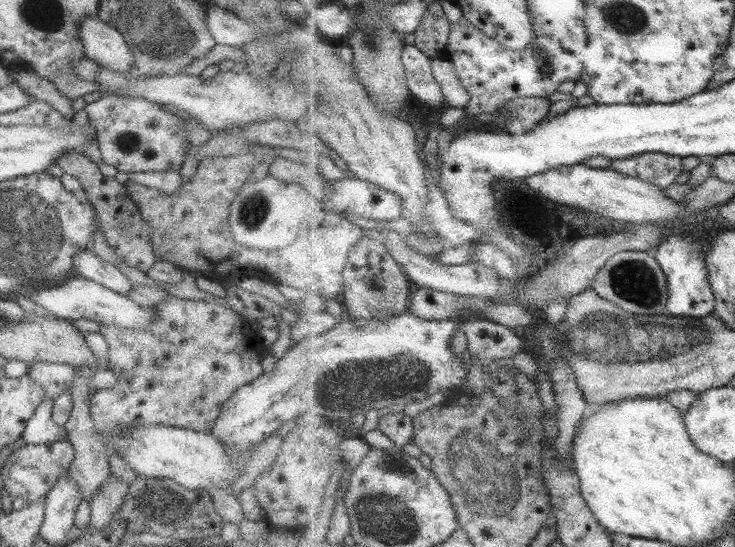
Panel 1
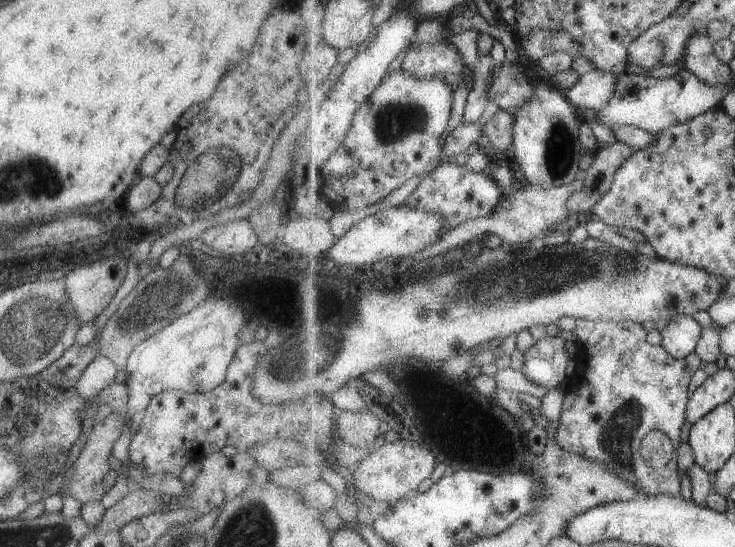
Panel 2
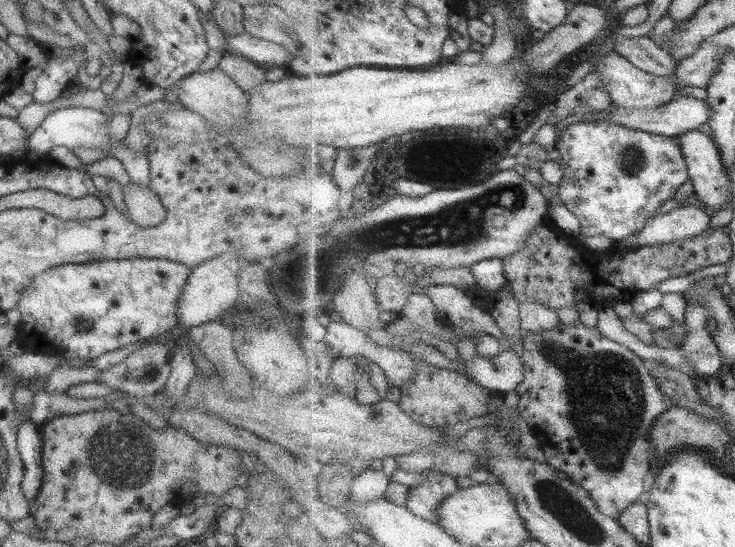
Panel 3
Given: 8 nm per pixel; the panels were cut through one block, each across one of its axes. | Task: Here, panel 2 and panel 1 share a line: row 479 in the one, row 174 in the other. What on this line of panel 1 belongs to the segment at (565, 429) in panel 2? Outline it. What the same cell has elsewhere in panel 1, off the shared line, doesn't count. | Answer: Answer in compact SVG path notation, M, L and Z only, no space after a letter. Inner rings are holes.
M650 152L625 159L612 160L611 169L650 181L657 188L667 190L683 172L683 157Z

